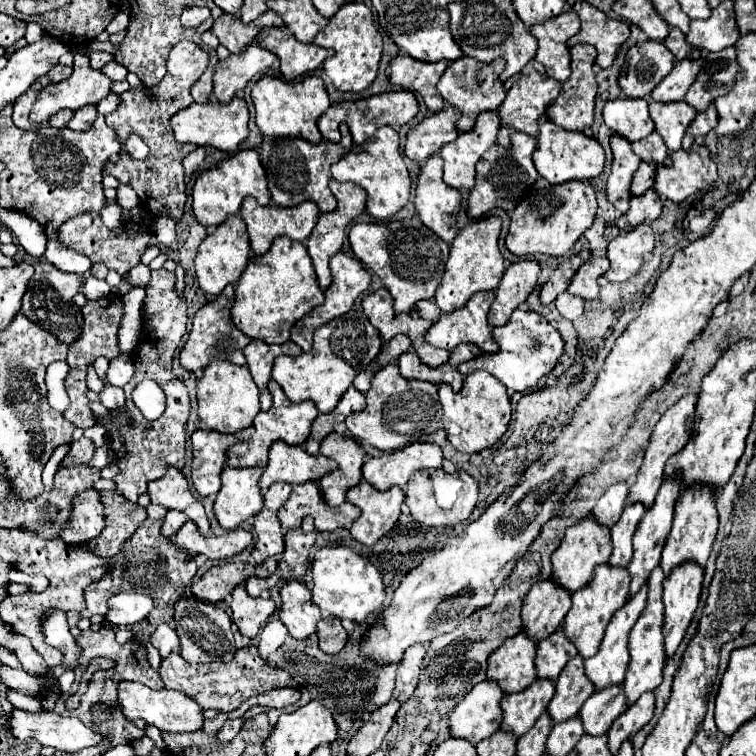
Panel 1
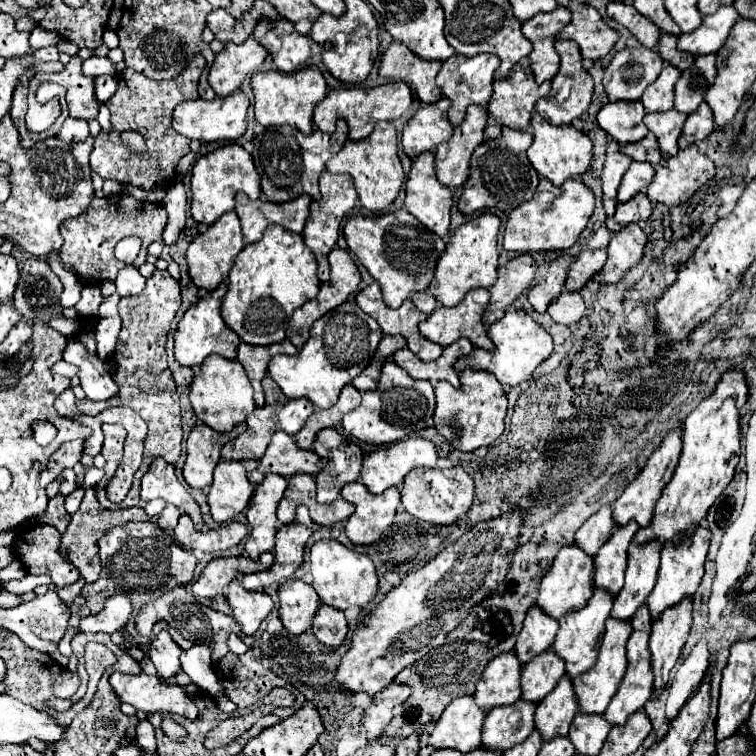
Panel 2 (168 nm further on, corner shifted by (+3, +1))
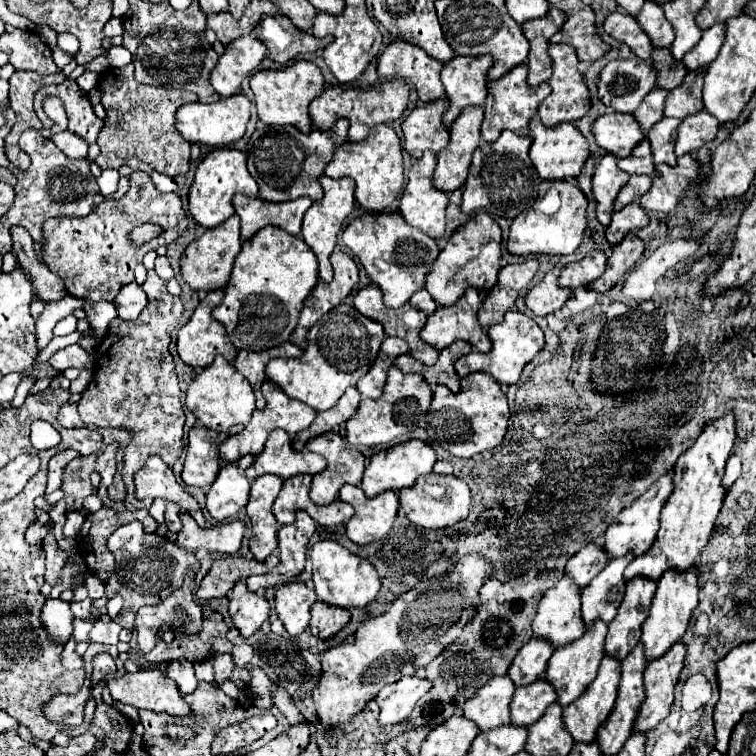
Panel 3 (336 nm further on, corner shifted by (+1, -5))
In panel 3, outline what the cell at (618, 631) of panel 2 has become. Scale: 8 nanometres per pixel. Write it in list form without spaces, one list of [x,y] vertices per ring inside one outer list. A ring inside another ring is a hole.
[[[605,655],[599,667],[599,673],[595,677],[595,681],[583,691],[581,697],[577,697],[569,707],[563,709],[563,723],[567,727],[567,731],[571,733],[571,737],[575,741],[583,741],[589,743],[595,739],[597,735],[597,727],[611,715],[615,699],[617,699],[617,683],[621,679],[621,661]]]

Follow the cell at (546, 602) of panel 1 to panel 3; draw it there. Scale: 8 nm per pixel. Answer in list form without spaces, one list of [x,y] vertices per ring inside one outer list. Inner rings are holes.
[[[531,637],[529,643],[525,643],[525,647],[521,647],[517,657],[513,659],[509,667],[509,677],[517,687],[533,683],[545,673],[551,655],[553,655],[553,647],[549,647],[549,643],[541,643],[541,639]]]

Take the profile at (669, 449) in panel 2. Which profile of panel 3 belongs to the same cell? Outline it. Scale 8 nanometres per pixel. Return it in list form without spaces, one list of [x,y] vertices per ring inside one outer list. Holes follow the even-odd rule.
[[[669,469],[641,497],[637,497],[633,501],[633,505],[625,507],[613,519],[613,523],[605,531],[605,545],[603,545],[605,551],[609,553],[609,557],[621,557],[627,551],[633,551],[635,555],[641,555],[643,551],[647,551],[651,547],[651,543],[655,541],[655,535],[659,531],[659,515],[661,515],[661,509],[663,509],[665,499],[671,495],[671,489],[673,489],[673,475],[675,475],[675,469]]]

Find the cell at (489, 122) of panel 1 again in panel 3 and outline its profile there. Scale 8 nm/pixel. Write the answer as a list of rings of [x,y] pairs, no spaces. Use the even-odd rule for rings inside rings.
[[[465,107],[451,125],[449,145],[437,155],[433,185],[445,193],[459,189],[469,173],[473,151],[481,143],[483,107]]]

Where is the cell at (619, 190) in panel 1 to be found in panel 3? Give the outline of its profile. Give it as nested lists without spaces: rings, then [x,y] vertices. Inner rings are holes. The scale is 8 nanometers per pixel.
[[[605,155],[593,173],[593,193],[597,199],[597,219],[607,227],[613,215],[613,203],[621,187],[629,181],[629,175],[617,167],[615,155]]]

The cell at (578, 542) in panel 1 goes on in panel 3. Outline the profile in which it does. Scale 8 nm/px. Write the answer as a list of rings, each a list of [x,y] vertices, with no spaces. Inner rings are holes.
[[[563,575],[557,585],[545,591],[533,619],[533,635],[549,639],[555,647],[563,647],[585,633],[581,623],[581,589]]]

